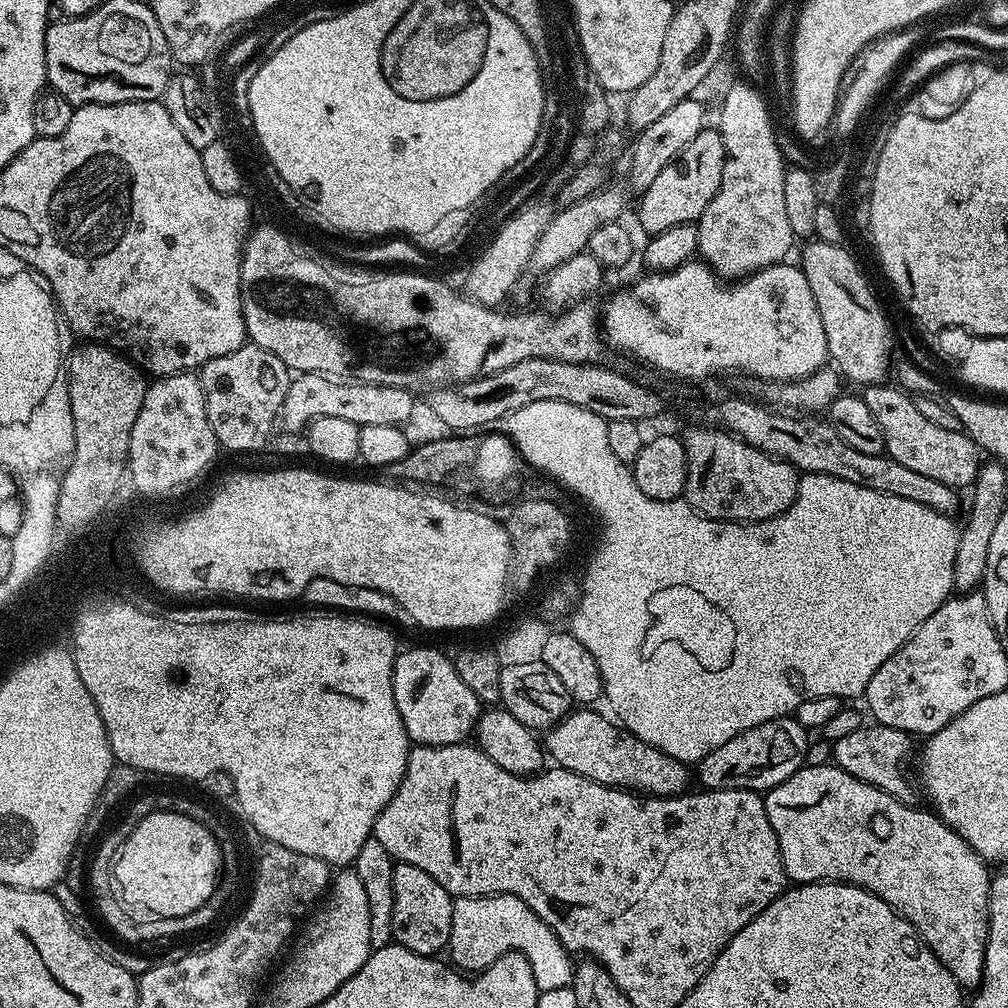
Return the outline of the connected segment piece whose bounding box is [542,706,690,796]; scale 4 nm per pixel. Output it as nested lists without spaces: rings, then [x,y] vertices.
[[[588,706],[573,710],[547,729],[542,743],[547,755],[551,759],[553,756],[559,767],[582,774],[582,778],[607,784],[609,788],[623,788],[636,794],[679,796],[689,791],[689,765],[670,758],[670,754],[642,742],[619,723],[603,720],[592,711],[596,710]]]

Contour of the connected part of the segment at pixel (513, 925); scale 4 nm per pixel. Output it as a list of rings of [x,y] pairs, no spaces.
[[[462,896],[452,901],[454,918],[450,922],[447,951],[452,952],[451,963],[468,974],[489,968],[507,952],[522,952],[534,970],[536,987],[540,992],[562,990],[572,982],[574,960],[562,942],[517,896]]]

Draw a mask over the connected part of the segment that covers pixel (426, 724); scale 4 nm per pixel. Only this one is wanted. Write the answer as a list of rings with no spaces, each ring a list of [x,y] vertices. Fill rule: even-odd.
[[[408,648],[399,653],[392,667],[392,689],[398,714],[404,723],[404,729],[413,745],[450,746],[465,743],[475,733],[476,719],[480,717],[482,705],[480,699],[458,678],[458,670],[451,659],[448,660],[436,648]]]

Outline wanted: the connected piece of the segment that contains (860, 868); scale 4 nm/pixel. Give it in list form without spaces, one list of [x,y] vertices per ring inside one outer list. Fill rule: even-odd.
[[[809,763],[807,766],[799,768],[790,778],[786,778],[786,782],[769,788],[767,792],[763,793],[766,818],[770,818],[770,826],[774,826],[774,834],[778,838],[785,877],[796,884],[835,882],[837,884],[853,884],[859,888],[865,888],[868,892],[872,892],[878,898],[882,898],[882,902],[886,902],[891,906],[899,916],[906,918],[906,922],[910,922],[910,926],[914,926],[916,935],[940,959],[942,966],[946,966],[946,970],[950,970],[953,978],[960,983],[961,989],[975,990],[979,988],[980,979],[984,973],[984,963],[986,962],[988,885],[990,883],[989,865],[950,825],[945,824],[935,812],[931,810],[923,812],[920,808],[911,808],[913,806],[911,803],[896,800],[890,794],[883,792],[881,788],[875,788],[858,778],[854,778],[850,774],[846,774],[846,770],[836,767],[835,763],[827,763]]]

